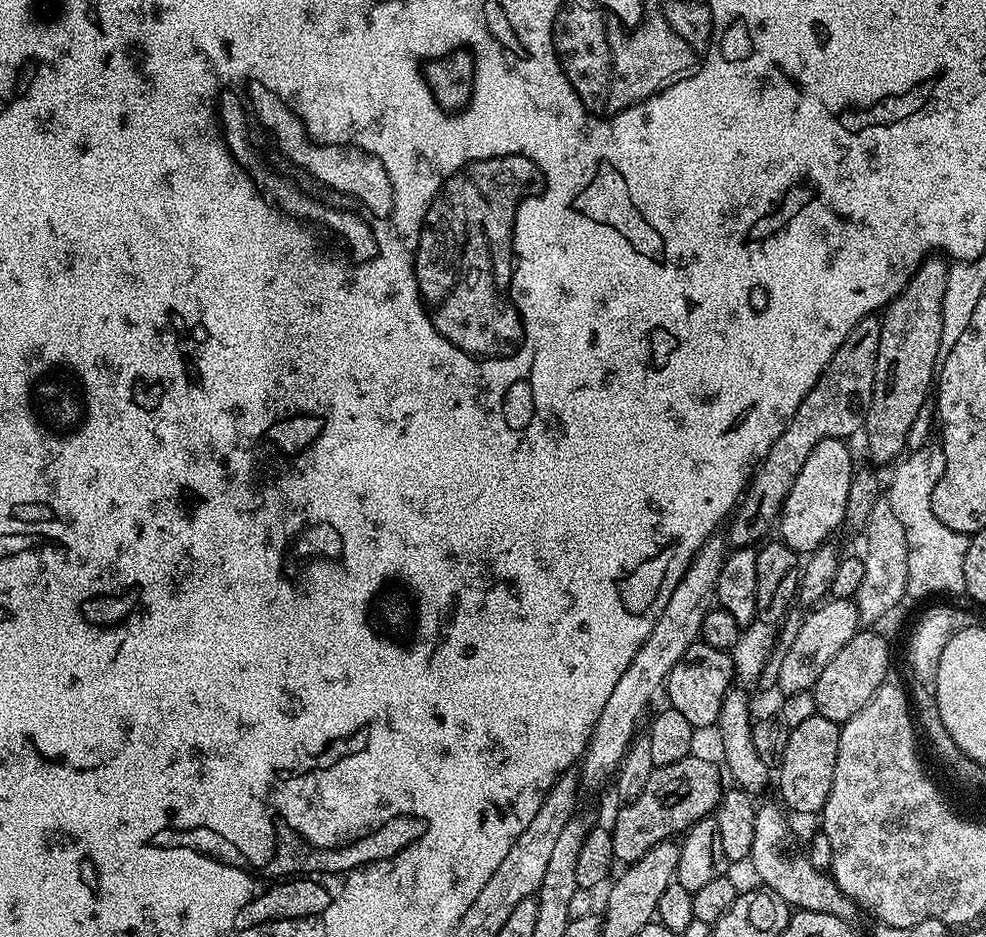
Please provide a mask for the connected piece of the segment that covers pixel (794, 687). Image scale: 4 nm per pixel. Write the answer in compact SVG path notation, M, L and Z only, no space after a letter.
M828 598L809 612L812 613L801 619L800 629L794 642L790 642L790 646L783 649L779 657L780 665L775 687L781 688L784 696L806 692L814 687L822 670L830 666L830 658L834 658L834 654L838 654L838 650L842 650L842 646L846 646L846 642L850 642L850 638L854 638L861 627L860 615L852 600Z

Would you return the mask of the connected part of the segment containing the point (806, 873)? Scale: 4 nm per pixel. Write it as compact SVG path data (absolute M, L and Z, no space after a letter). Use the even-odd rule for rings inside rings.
M762 804L757 807L750 865L752 864L757 876L761 879L759 881L781 895L791 907L806 912L832 913L836 917L851 921L856 905L837 886L831 875L823 869L814 867L807 855L789 856L786 846L788 824L784 815L786 815L785 811L779 805L776 807L772 804Z

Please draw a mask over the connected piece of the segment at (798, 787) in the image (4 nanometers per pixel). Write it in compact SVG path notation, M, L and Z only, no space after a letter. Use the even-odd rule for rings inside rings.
M814 715L802 726L791 729L786 742L786 754L778 769L780 775L780 796L783 807L796 812L823 813L826 798L830 798L830 786L834 782L834 766L838 758L838 738L840 725L830 722L830 718Z

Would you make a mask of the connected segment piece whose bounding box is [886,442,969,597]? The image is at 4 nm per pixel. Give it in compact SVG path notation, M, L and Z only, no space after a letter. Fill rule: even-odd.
M929 442L920 448L911 449L895 465L895 468L892 485L889 488L887 485L886 488L886 499L888 507L894 510L894 514L898 514L898 522L902 522L902 530L906 530L907 595L911 597L932 596L935 592L963 593L966 586L966 550L969 537L963 532L950 530L950 526L945 526L934 515L934 510L930 506L934 486L938 486L946 470L946 454L943 447L939 443Z

